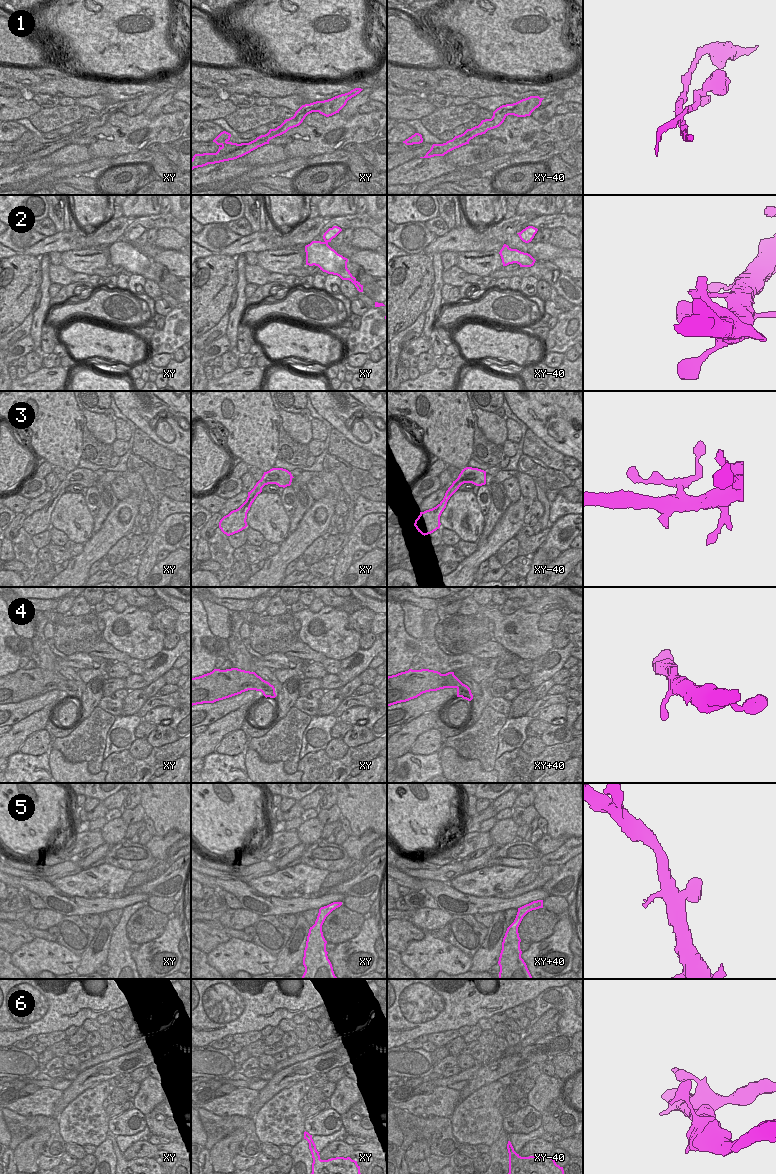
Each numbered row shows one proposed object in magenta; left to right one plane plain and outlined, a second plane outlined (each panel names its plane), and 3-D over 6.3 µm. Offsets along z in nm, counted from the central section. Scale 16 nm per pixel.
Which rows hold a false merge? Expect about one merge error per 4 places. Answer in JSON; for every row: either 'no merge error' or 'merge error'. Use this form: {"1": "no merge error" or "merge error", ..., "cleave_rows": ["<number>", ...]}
{"1": "merge error", "2": "no merge error", "3": "no merge error", "4": "no merge error", "5": "no merge error", "6": "no merge error", "cleave_rows": ["1"]}

